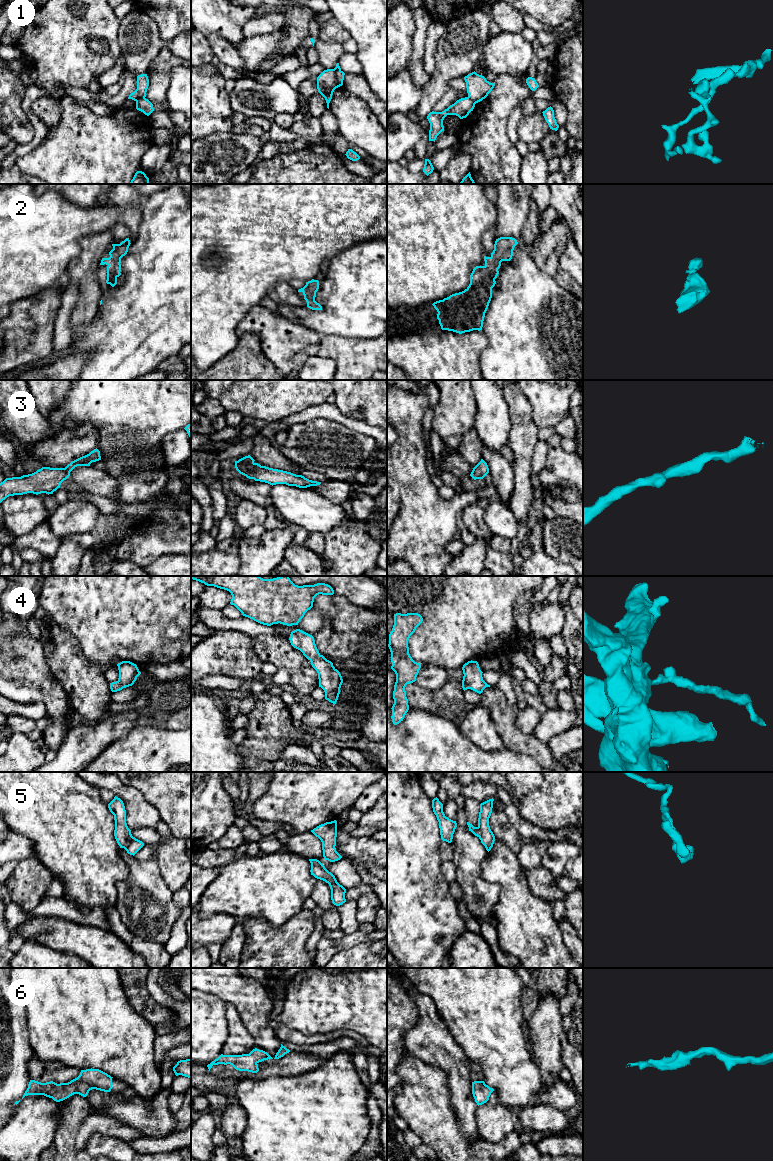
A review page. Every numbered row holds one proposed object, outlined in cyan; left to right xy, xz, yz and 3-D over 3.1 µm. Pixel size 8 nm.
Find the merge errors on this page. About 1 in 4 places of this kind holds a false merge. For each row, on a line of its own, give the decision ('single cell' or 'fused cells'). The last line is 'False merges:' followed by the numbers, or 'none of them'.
1: fused cells
2: single cell
3: single cell
4: single cell
5: single cell
6: single cell
False merges: 1

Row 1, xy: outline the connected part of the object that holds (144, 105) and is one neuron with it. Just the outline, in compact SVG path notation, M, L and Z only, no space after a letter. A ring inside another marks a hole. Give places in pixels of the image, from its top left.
M141 98L136 101L136 109L149 116L153 111L153 104L146 98Z

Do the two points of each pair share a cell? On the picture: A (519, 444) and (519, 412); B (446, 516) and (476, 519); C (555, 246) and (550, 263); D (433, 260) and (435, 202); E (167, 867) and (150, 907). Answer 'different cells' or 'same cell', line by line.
A: same cell
B: different cells
C: same cell
D: same cell
E: different cells

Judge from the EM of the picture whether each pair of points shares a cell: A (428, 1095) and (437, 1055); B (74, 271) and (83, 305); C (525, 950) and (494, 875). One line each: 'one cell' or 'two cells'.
A: two cells
B: one cell
C: one cell

